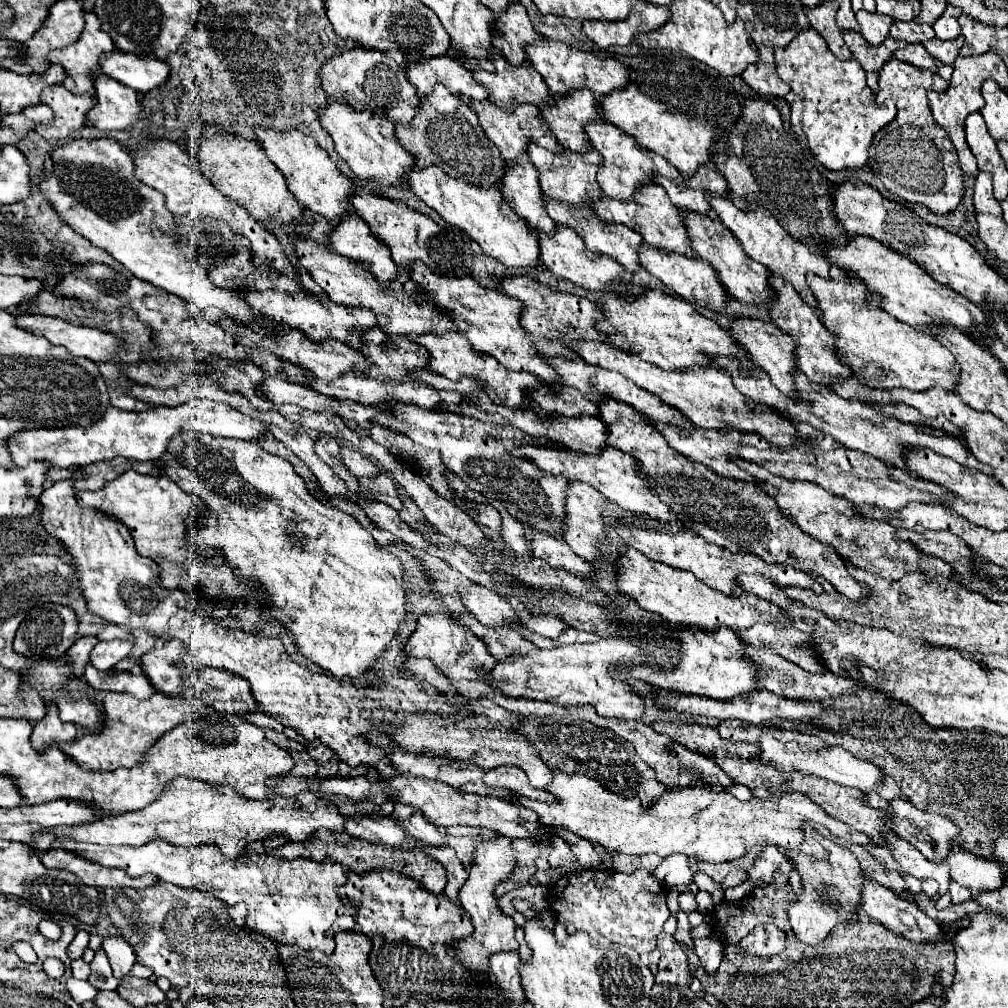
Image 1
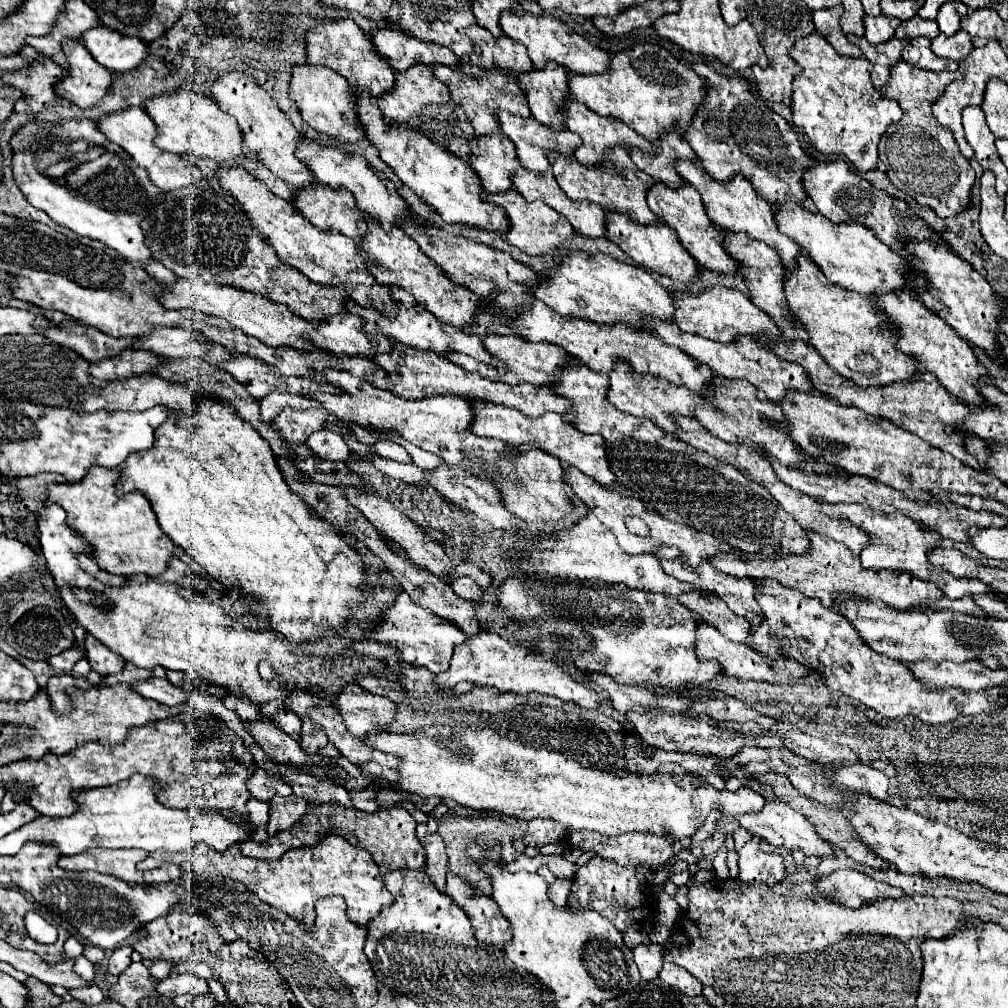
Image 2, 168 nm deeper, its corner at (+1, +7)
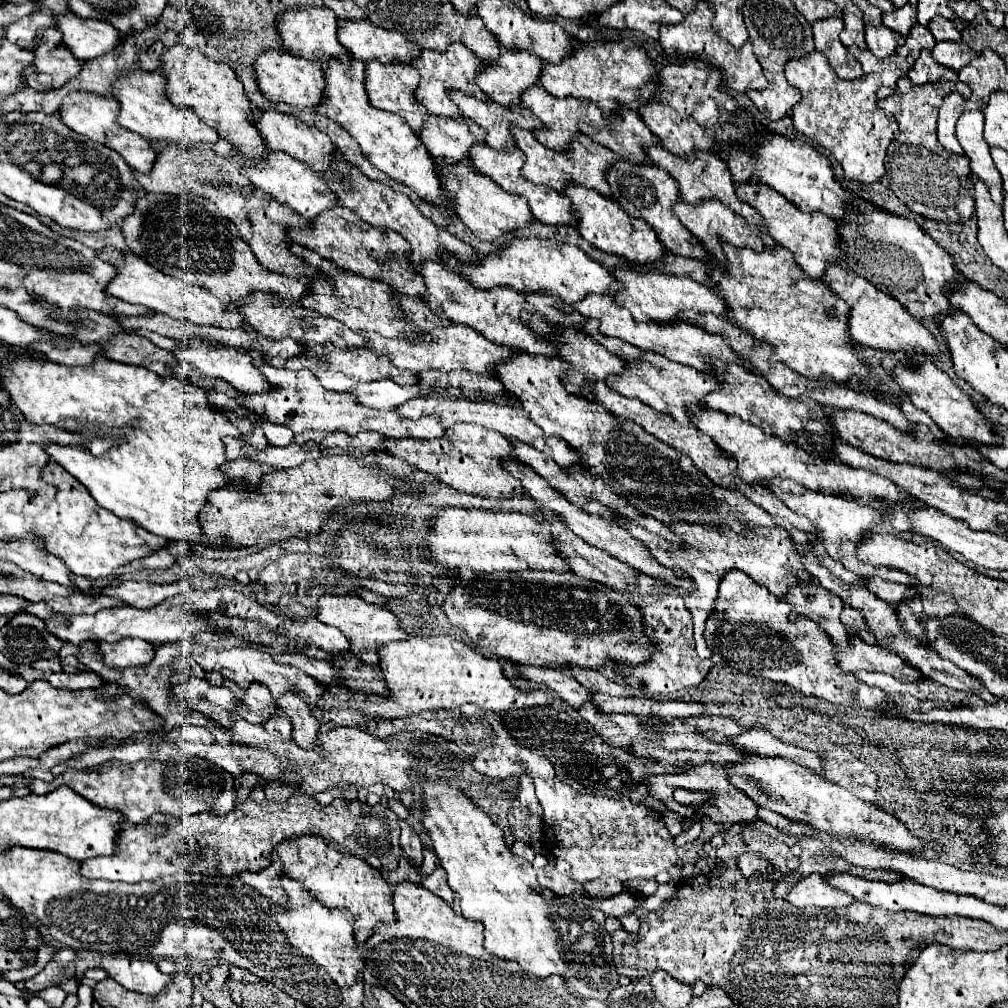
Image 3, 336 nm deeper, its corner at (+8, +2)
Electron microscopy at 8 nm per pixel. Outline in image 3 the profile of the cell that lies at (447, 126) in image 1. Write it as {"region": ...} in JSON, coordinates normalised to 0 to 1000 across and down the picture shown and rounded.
{"region":[[[366,62],[364,69],[362,69],[362,89],[366,95],[366,101],[370,107],[382,109],[382,111],[390,111],[402,117],[402,121],[412,129],[418,131],[418,125],[422,123],[422,119],[426,117],[426,109],[414,101],[412,97],[412,89],[416,83],[416,71],[408,65],[408,63],[374,63],[374,62]]]}

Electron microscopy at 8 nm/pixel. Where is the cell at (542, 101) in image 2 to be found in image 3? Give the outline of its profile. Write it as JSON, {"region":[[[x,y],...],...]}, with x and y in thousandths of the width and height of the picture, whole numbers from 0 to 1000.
{"region":[[[497,46],[497,56],[493,62],[481,63],[473,77],[475,87],[485,91],[485,97],[493,103],[511,109],[517,105],[517,93],[535,83],[539,73],[539,62],[527,52],[503,52]]]}

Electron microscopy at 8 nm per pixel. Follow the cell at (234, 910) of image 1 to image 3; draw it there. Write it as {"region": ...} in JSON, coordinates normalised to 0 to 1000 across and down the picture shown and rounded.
{"region":[[[215,950],[213,958],[207,962],[207,966],[209,966],[209,972],[205,974],[205,982],[209,982],[209,984],[219,982],[221,980],[221,974],[227,968],[227,954],[221,952],[221,950]]]}

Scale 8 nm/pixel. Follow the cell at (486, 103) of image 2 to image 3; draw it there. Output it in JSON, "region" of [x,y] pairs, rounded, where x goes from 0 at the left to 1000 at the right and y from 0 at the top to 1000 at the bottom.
{"region":[[[449,44],[449,48],[445,48],[445,52],[439,52],[439,54],[436,54],[436,52],[430,54],[426,50],[420,50],[418,58],[412,60],[408,65],[412,65],[418,73],[416,87],[414,87],[414,99],[418,99],[418,103],[422,103],[428,113],[441,115],[441,117],[447,117],[447,119],[459,119],[457,109],[451,107],[451,103],[445,97],[447,89],[461,91],[465,95],[471,95],[473,99],[479,99],[479,101],[485,99],[485,95],[471,81],[471,77],[479,69],[479,62],[473,56],[469,56],[469,52],[465,52],[459,44]]]}

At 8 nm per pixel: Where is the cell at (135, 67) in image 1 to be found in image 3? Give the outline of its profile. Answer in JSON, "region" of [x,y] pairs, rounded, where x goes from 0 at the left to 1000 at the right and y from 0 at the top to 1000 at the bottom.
{"region":[[[68,12],[57,28],[63,32],[64,46],[80,62],[108,54],[120,44],[120,34],[116,28],[110,24],[100,24],[98,20],[78,18],[72,12]]]}

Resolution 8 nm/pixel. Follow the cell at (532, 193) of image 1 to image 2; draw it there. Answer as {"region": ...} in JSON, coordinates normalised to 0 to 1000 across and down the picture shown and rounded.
{"region":[[[490,130],[484,134],[472,132],[472,142],[468,142],[468,158],[464,158],[464,164],[470,166],[482,189],[498,191],[508,188],[506,176],[516,166],[516,160],[508,140],[498,130]]]}

